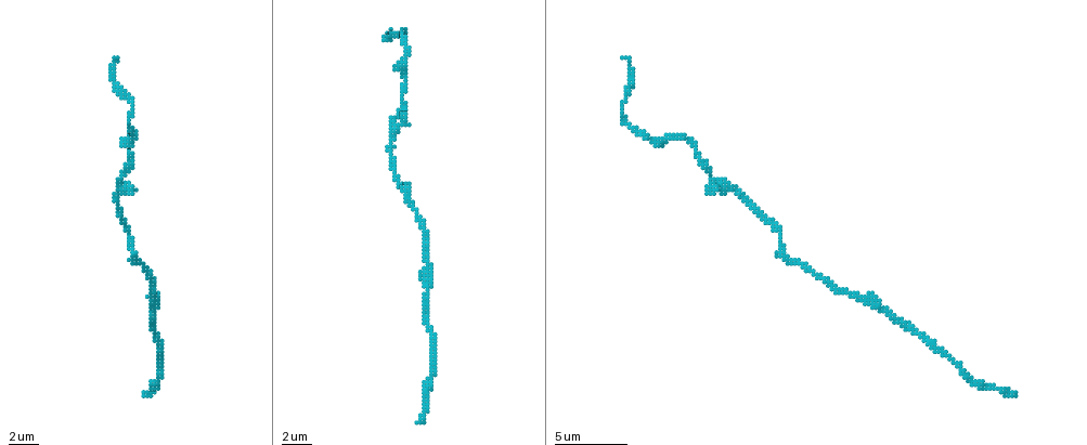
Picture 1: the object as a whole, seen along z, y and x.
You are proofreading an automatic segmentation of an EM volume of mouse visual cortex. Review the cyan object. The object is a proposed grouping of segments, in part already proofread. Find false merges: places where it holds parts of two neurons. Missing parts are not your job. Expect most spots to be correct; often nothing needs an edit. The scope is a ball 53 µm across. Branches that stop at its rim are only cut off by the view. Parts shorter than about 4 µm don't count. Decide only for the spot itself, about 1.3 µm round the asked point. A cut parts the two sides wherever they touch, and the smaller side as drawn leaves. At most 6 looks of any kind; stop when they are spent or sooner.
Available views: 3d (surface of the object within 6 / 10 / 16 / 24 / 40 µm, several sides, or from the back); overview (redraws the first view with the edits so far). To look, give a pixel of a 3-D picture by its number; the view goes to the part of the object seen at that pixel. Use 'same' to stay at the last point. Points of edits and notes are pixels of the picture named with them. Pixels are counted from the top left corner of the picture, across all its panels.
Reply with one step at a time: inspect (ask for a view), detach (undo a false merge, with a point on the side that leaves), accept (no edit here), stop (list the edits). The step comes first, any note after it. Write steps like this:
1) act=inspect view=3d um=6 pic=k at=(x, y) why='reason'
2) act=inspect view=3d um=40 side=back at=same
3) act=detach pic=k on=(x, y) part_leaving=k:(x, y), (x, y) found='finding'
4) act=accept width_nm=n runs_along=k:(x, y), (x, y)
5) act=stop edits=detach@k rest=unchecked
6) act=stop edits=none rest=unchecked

act=inspect view=3d um=16 pic=1 at=(679, 135) why='sudden change in width'

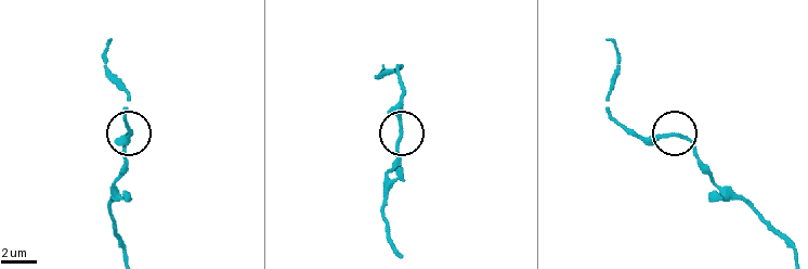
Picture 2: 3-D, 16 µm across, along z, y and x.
act=accept width_nm=190 runs_along=2:(791, 246), (716, 184), (686, 141), (668, 132), (626, 132) found='continuous, no second neuron'

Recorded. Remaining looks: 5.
act=inspect view=3d um=16 pic=1 at=(130, 247)

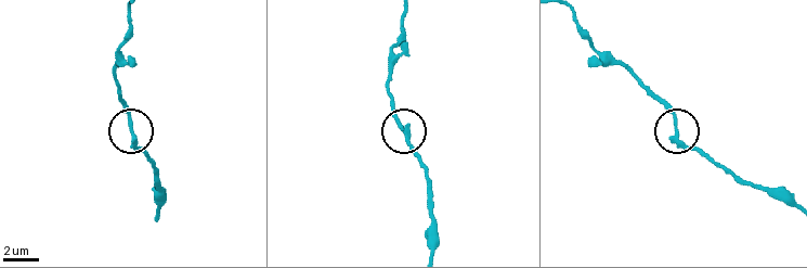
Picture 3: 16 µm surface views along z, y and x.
act=accept found='one neuron here'

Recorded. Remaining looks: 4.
act=inspect view=3d um=10 pic=1 at=(427, 256) why='sudden change in width'

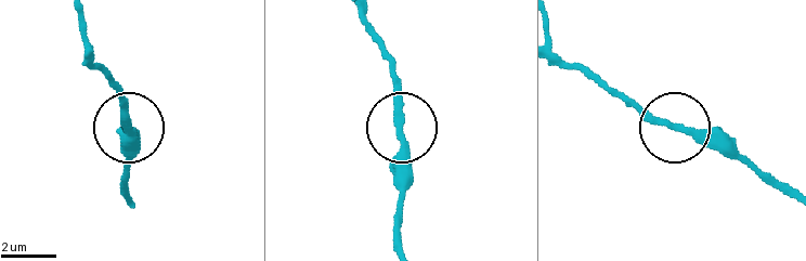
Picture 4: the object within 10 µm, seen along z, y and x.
act=accept width_nm=260 runs_along=4:(363, 11), (395, 88), (402, 197) found='all the same neuron'

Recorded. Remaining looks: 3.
act=stop edits=none rest=unchecked

